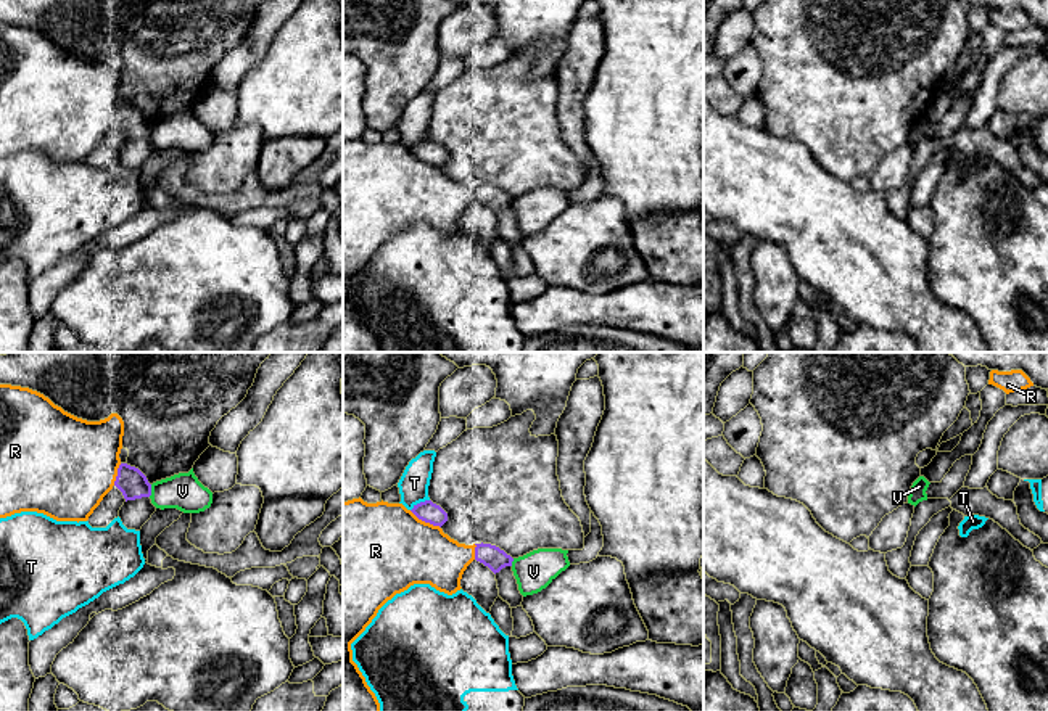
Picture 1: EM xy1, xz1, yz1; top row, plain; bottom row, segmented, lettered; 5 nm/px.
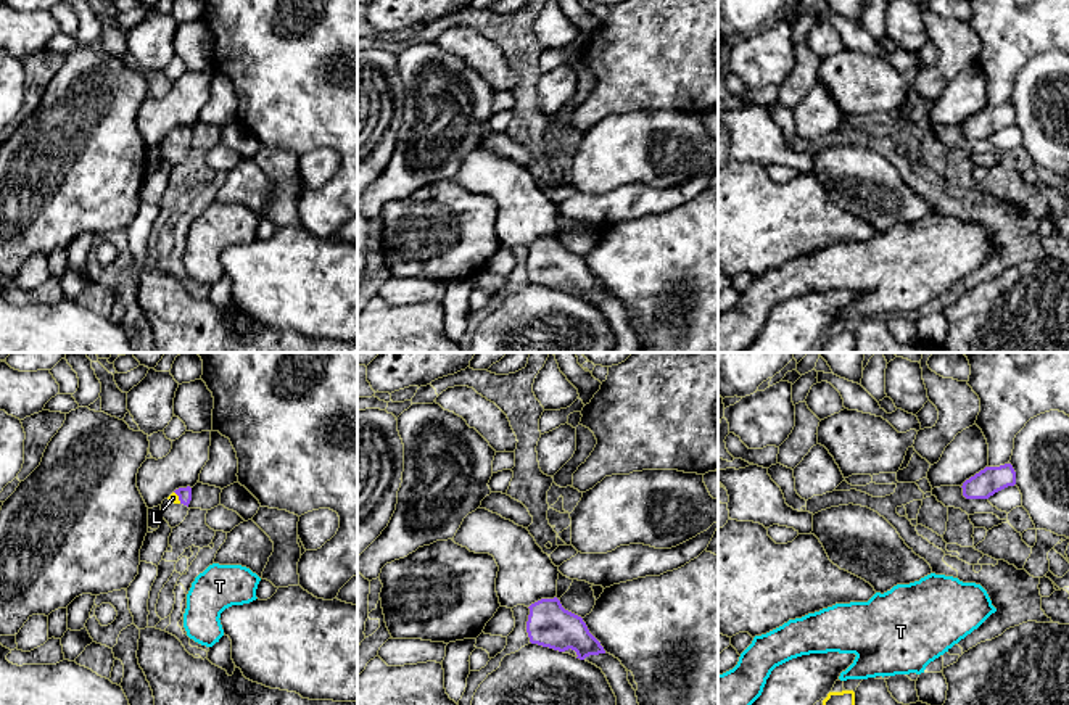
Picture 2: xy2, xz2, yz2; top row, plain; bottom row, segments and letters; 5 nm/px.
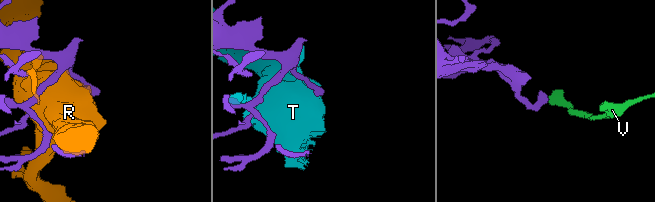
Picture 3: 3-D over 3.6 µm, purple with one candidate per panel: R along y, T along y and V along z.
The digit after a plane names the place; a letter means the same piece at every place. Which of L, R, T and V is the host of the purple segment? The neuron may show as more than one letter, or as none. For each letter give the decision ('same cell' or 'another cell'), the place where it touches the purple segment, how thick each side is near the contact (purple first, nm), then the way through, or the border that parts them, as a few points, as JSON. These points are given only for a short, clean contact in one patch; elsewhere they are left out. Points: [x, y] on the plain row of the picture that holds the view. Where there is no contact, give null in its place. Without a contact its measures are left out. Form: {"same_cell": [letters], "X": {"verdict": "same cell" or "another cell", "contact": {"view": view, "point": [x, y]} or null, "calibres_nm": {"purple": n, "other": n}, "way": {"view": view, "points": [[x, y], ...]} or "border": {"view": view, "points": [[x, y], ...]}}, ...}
{"same_cell": ["L"], "L": {"verdict": "same cell", "contact": {"view": "xy2", "point": [179, 137]}, "calibres_nm": {"purple": 70, "other": 50}, "way": {"view": "xy2", "points": [[184, 134], [179, 137], [173, 137]]}}, "R": {"verdict": "another cell", "contact": {"view": "xz1", "point": [425, 161]}, "calibres_nm": {"purple": 110, "other": 460}}, "T": {"verdict": "another cell", "contact": {"view": "xz1", "point": [419, 143]}, "calibres_nm": {"purple": 110, "other": 150}}, "V": {"verdict": "another cell", "contact": {"view": "xy1", "point": [150, 131]}, "calibres_nm": {"purple": 150, "other": 180}, "border": {"view": "xy1", "points": [[152, 124], [148, 135]]}}}

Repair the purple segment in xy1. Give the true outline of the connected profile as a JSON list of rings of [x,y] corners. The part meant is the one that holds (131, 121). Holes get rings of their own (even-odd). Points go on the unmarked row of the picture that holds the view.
[[[127,103],[119,105],[114,125],[122,132],[126,142],[151,135],[151,124],[146,116]]]

